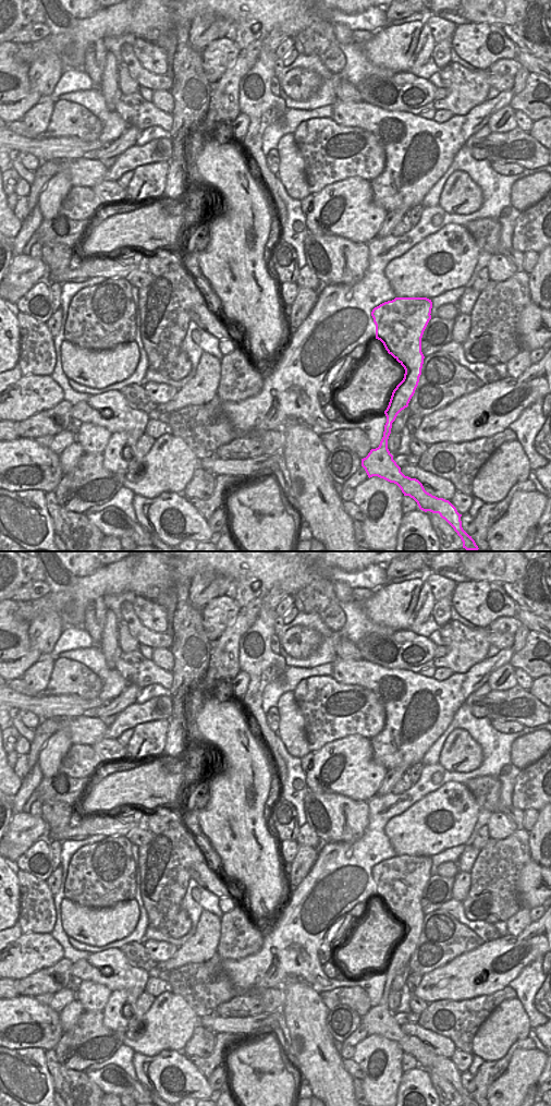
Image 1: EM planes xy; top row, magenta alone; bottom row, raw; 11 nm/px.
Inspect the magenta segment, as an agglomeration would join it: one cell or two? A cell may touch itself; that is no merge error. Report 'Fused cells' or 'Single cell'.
Single cell.

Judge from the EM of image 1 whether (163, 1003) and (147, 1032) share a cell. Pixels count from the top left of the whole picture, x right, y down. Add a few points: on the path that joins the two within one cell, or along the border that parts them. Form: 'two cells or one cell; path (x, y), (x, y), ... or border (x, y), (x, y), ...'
one cell; path (163, 1010), (163, 1016), (155, 1024)

